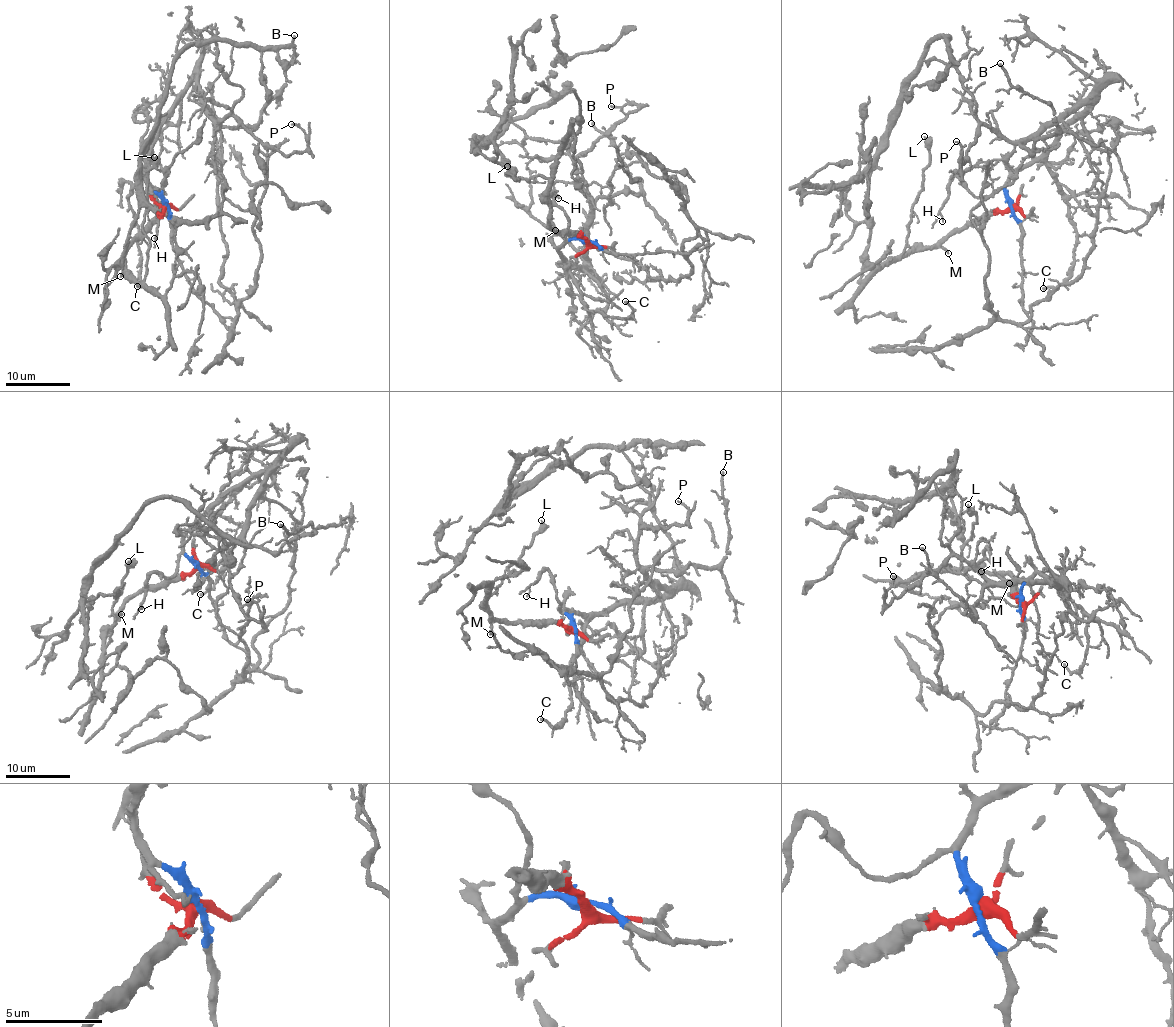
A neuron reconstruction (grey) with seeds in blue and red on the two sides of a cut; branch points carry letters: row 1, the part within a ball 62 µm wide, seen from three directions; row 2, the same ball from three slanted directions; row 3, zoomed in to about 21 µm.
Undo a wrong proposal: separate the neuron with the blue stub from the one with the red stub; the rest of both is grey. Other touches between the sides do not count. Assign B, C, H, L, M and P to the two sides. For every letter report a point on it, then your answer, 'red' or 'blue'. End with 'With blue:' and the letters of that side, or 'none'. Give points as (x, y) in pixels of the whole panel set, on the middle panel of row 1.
B: at (591, 123); blue
C: at (625, 301); blue
H: at (558, 198); blue
L: at (507, 166); red
M: at (555, 230); red
P: at (611, 106); blue
With blue: B, C, H, P

